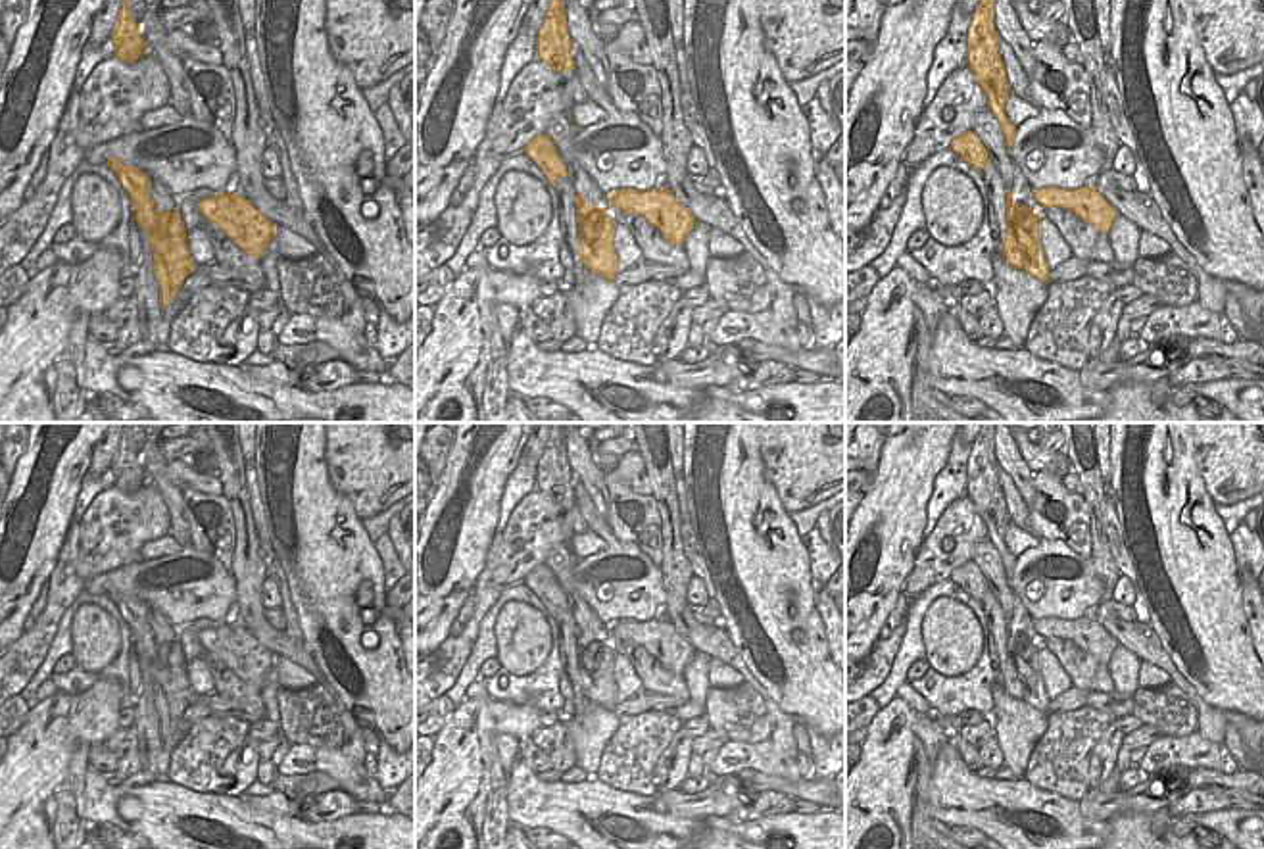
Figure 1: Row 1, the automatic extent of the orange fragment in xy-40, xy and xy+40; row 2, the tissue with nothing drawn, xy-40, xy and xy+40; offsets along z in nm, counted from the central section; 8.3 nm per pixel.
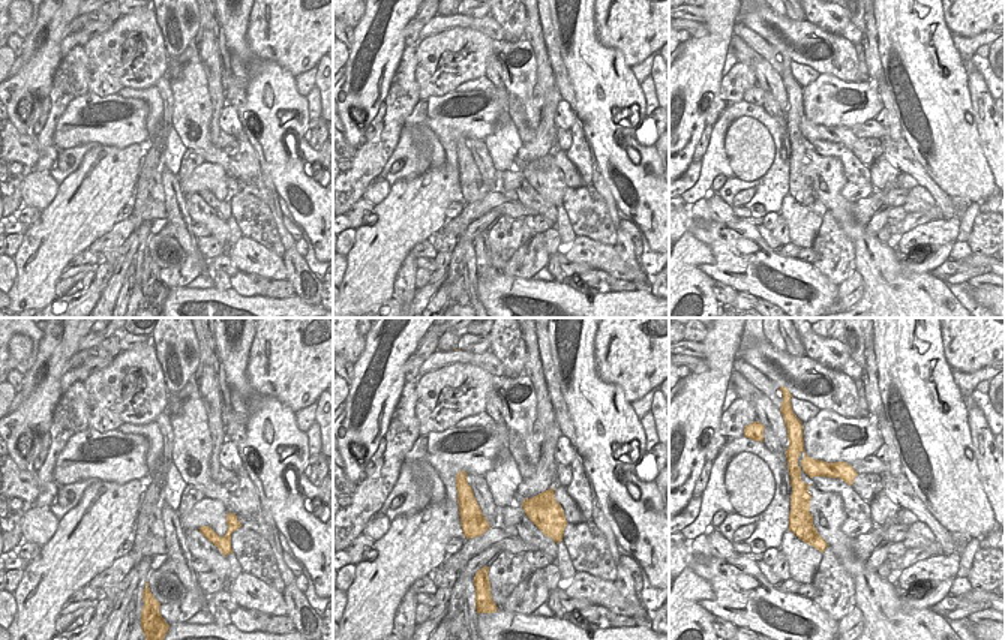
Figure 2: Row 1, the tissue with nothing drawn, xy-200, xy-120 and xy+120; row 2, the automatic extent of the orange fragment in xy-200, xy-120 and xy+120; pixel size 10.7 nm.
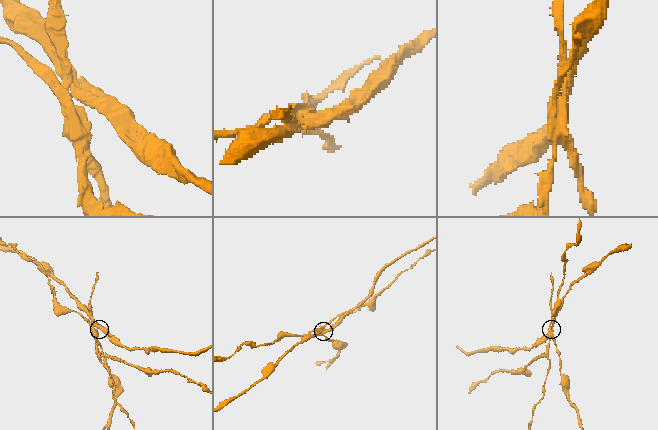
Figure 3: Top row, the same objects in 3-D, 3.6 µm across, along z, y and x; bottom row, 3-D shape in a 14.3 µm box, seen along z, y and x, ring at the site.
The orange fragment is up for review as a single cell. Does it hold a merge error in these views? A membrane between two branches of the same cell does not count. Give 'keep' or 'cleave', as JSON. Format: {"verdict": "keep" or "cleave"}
{"verdict": "cleave"}

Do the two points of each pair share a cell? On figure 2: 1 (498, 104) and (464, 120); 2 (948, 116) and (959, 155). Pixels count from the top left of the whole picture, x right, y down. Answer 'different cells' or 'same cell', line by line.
1: same cell
2: same cell

